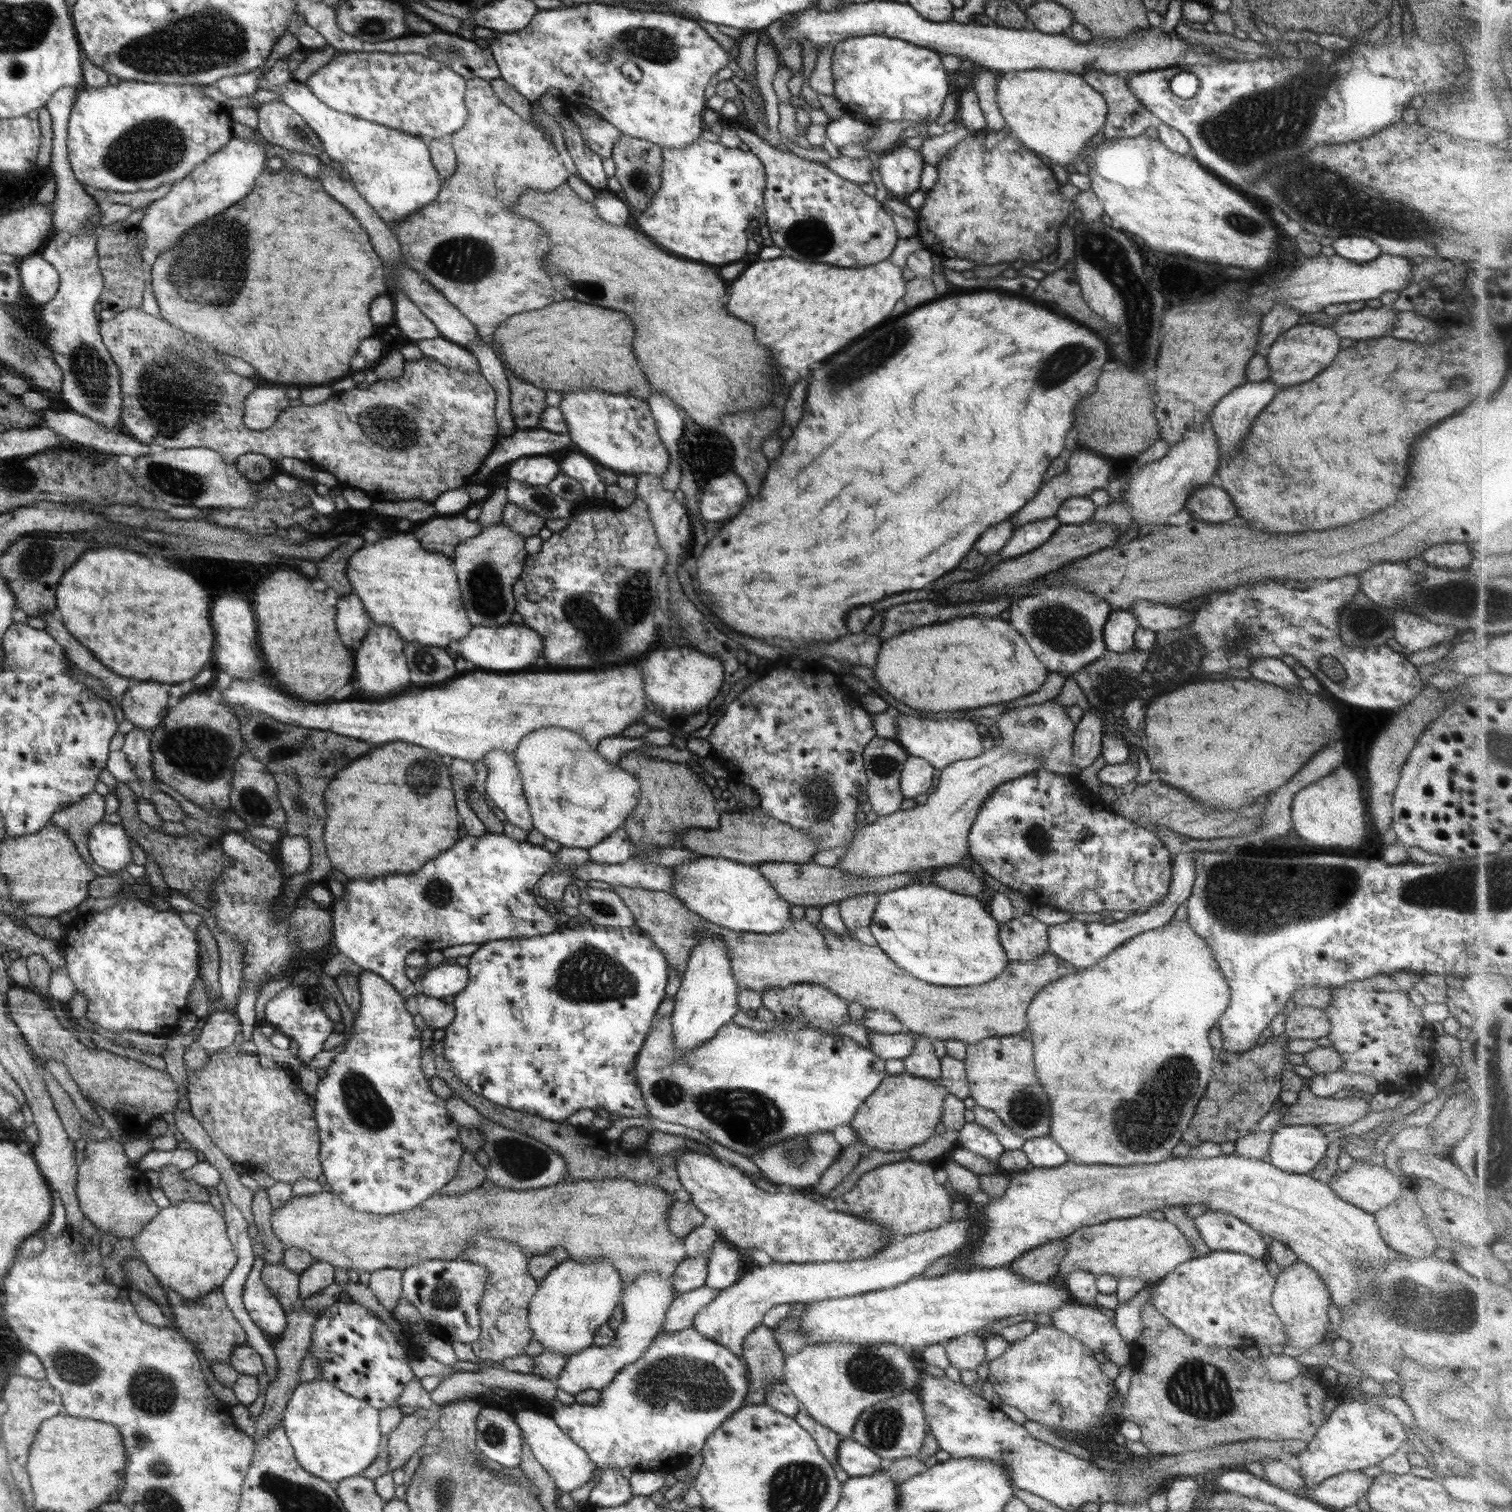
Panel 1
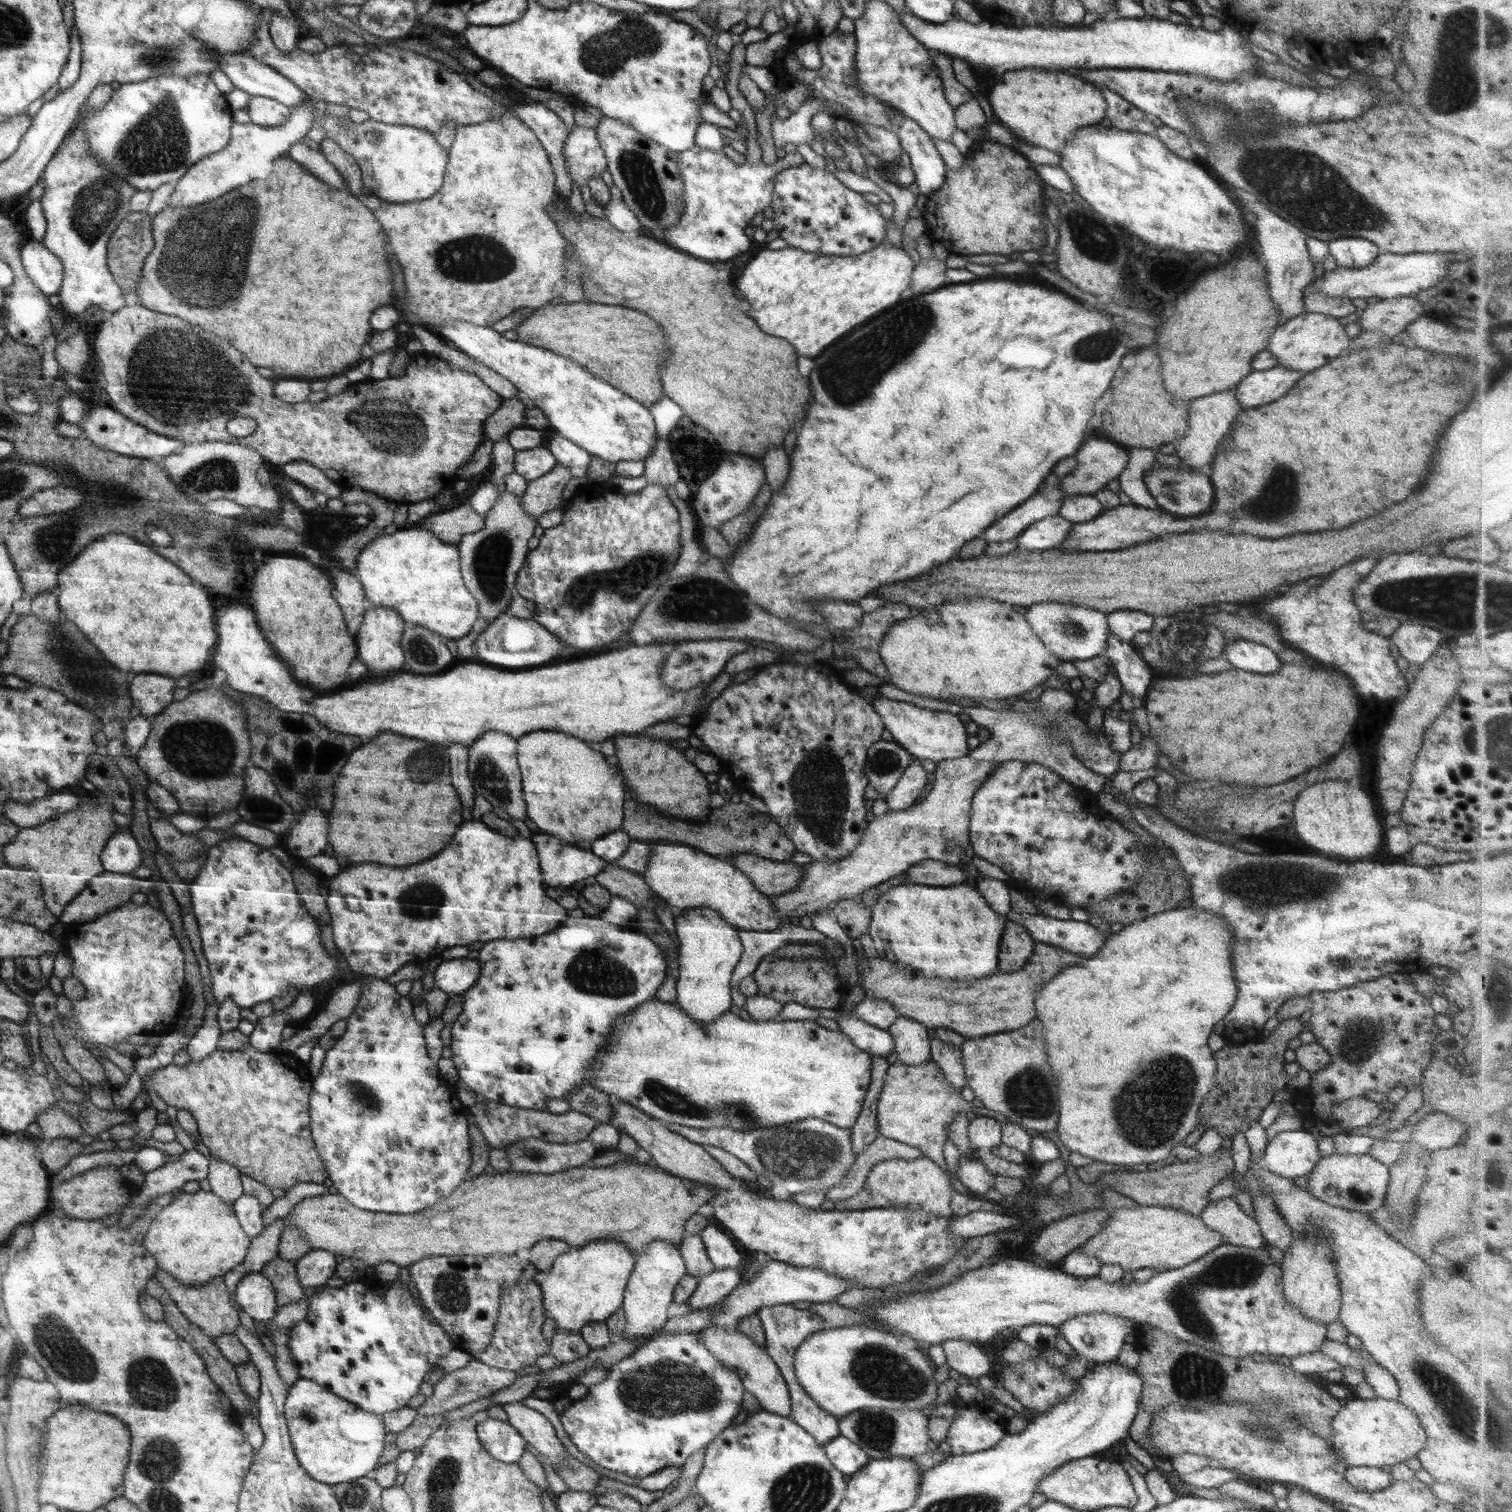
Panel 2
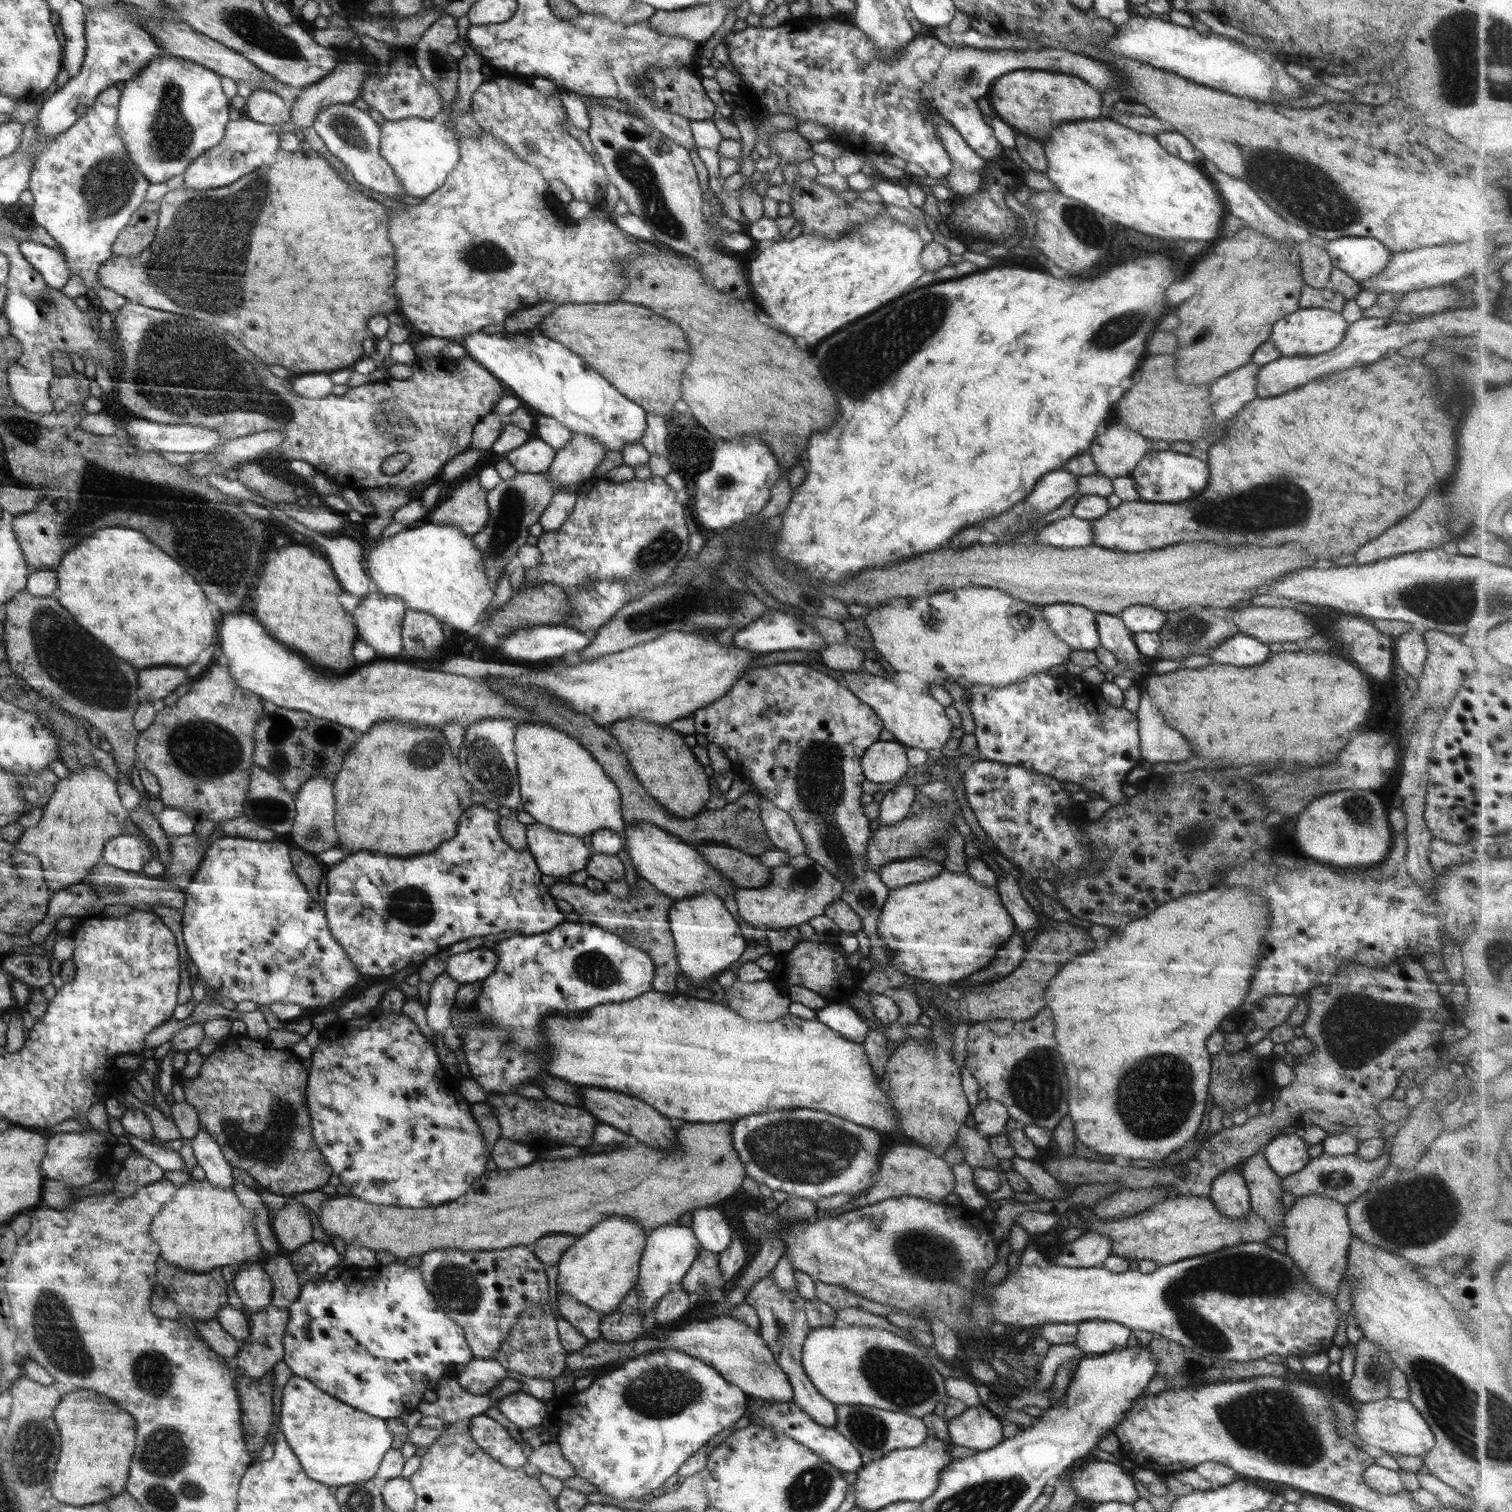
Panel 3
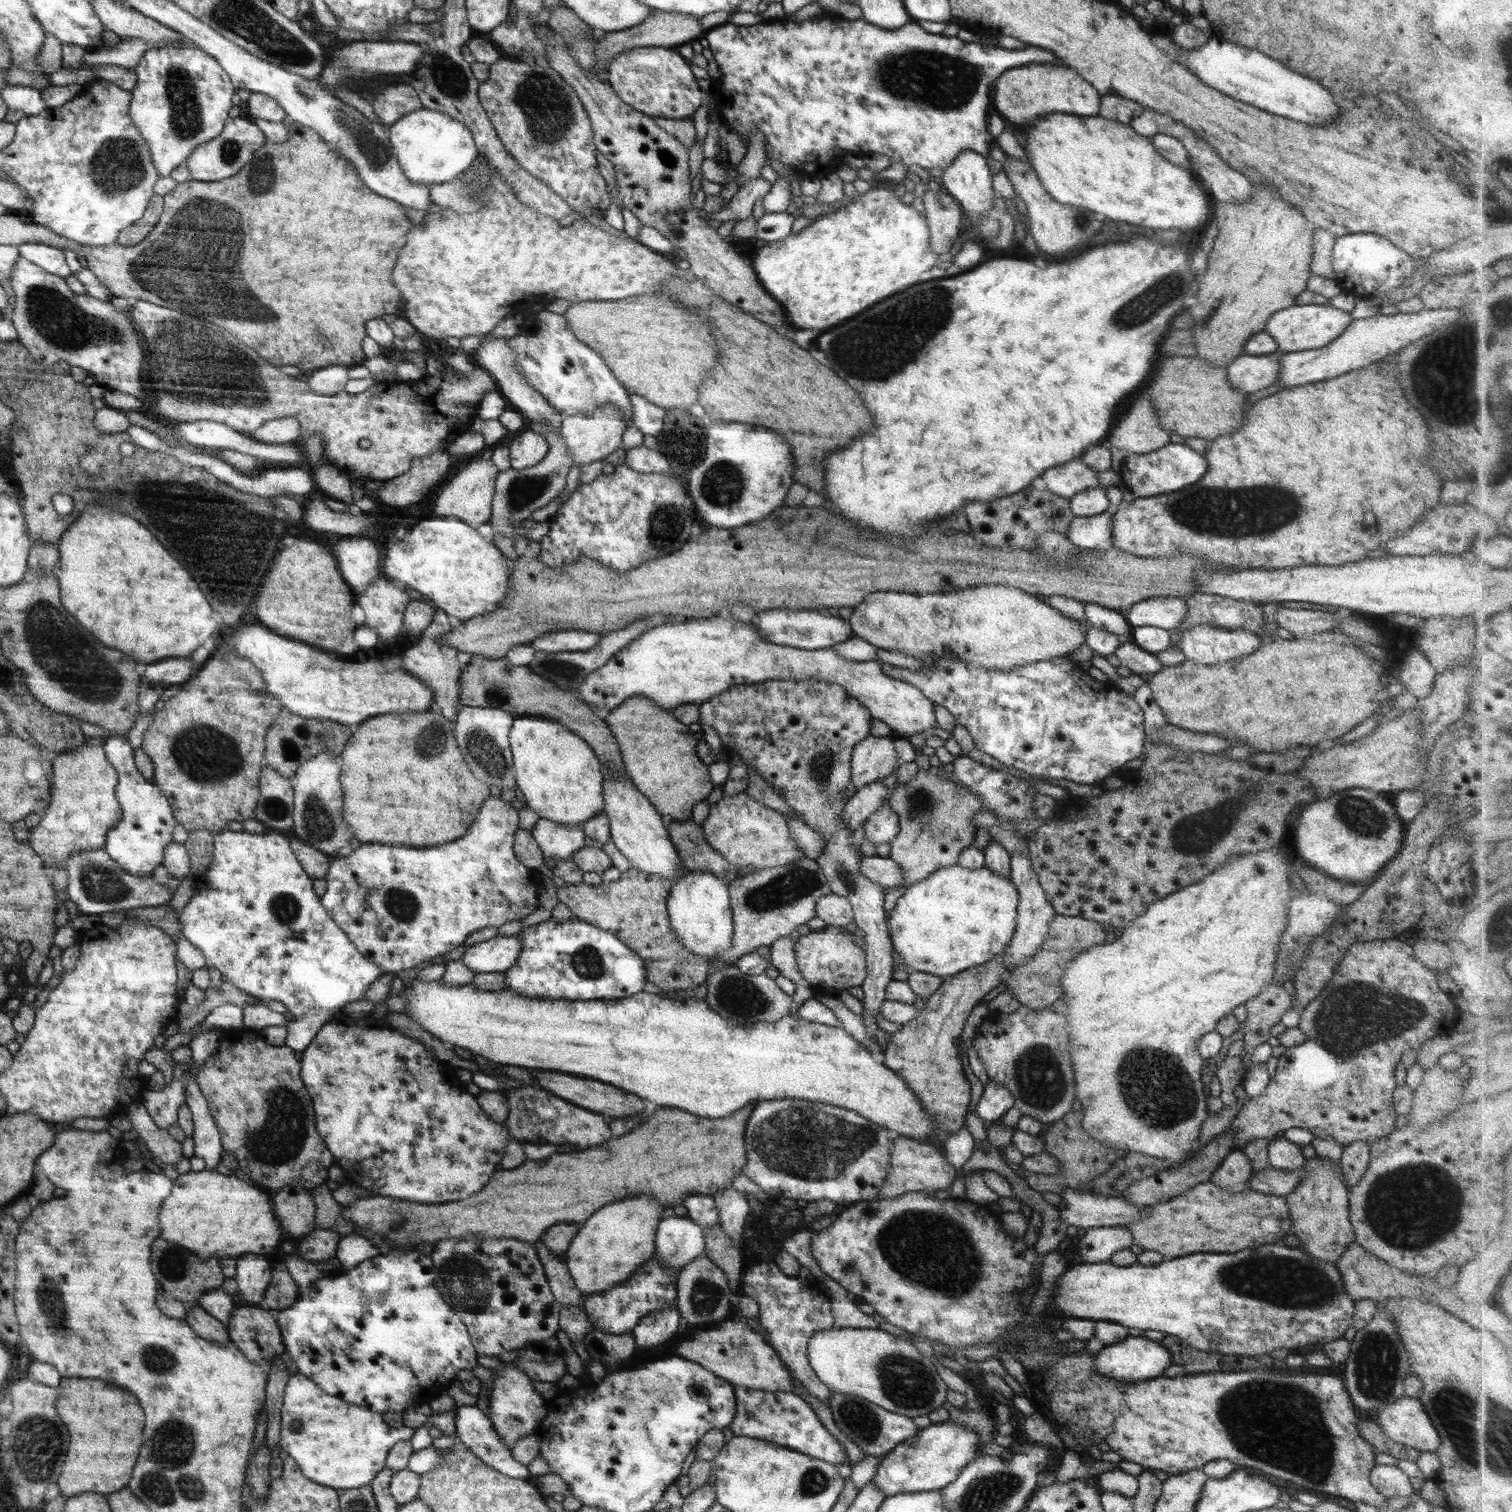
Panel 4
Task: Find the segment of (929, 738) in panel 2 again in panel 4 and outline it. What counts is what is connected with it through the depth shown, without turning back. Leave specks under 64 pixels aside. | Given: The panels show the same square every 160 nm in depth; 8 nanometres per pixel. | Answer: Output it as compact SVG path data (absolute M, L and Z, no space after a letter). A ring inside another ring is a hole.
M716 615L707 619L688 618L683 624L662 623L649 628L621 648L604 666L589 672L584 678L584 683L576 691L582 694L586 704L604 706L610 710L624 703L626 699L642 695L650 697L650 700L670 711L684 703L700 705L710 697L737 685L762 683L768 680L816 679L841 686L852 698L863 704L873 718L886 722L893 736L908 739L916 733L931 735L931 729L937 727L932 710L933 702L913 684L886 676L882 672L881 665L879 660L858 662L842 658L832 647L808 650L779 645L763 637L757 628L754 628L754 622L726 620Z

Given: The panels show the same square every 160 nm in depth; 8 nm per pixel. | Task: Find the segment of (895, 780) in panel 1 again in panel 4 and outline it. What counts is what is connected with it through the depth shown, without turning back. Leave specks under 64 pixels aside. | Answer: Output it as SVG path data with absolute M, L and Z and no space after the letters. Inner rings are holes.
M893 736L864 737L858 741L851 754L851 782L857 789L871 782L882 781L897 767L898 753Z

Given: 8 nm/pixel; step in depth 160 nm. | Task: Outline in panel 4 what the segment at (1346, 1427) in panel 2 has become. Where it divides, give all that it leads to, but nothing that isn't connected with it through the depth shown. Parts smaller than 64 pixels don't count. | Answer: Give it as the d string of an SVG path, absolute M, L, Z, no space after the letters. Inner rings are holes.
M1403 1397L1382 1407L1376 1414L1376 1424L1384 1436L1394 1443L1416 1450L1435 1452L1441 1444L1438 1430L1430 1415L1416 1398Z

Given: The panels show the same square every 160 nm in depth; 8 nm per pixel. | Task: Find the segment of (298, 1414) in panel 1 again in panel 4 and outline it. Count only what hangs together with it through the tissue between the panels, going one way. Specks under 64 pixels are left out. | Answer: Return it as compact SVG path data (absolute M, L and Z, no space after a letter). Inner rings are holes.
M299 1373L288 1379L283 1394L283 1404L282 1432L280 1432L282 1450L290 1454L294 1460L298 1460L298 1464L302 1464L302 1472L306 1472L310 1480L318 1480L318 1484L337 1490L366 1487L372 1483L377 1478L377 1474L387 1467L387 1459L393 1446L398 1442L410 1440L416 1432L416 1429L406 1426L401 1428L388 1426L382 1418L382 1413L349 1404L338 1396L331 1396L310 1377Z

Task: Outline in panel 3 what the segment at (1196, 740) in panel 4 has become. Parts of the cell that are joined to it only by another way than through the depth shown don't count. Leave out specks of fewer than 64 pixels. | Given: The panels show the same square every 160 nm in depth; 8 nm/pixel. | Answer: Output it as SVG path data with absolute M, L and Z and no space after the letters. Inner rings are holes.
M1146 691L1140 693L1137 717L1141 762L1182 762L1194 756L1192 744L1184 740L1184 736L1178 730L1166 726L1163 714Z

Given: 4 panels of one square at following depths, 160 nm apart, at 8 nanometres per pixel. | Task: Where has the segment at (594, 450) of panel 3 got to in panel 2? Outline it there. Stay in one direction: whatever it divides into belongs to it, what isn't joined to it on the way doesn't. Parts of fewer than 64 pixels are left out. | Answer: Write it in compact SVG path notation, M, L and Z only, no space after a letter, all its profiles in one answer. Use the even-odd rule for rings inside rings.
M558 464L550 474L527 482L525 493L521 497L521 504L525 511L529 515L539 517L545 512L556 509L564 500L564 487L574 478L570 468Z

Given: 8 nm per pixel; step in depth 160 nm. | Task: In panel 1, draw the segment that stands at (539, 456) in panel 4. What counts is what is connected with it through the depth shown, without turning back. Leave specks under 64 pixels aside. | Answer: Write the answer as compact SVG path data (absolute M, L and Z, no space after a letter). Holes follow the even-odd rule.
M553 456L518 458L508 466L508 478L534 487L547 486L557 478L561 471Z

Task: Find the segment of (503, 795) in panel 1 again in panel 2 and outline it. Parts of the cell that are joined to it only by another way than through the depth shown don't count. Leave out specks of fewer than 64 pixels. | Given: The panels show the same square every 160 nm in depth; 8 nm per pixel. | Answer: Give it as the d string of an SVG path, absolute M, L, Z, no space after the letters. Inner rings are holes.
M500 731L482 733L468 749L468 774L475 794L484 796L494 808L502 808L516 820L524 821L527 807L523 799L521 770L517 763L517 740Z

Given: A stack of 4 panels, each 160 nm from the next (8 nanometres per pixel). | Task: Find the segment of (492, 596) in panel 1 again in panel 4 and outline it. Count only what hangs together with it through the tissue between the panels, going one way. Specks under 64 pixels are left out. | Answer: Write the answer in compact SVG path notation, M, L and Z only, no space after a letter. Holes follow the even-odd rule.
M528 420L527 422L527 429L536 432L549 442L549 454L540 464L536 464L531 469L516 470L510 468L510 470L500 473L496 481L496 494L493 496L492 518L488 522L488 526L492 526L492 529L484 529L491 541L496 535L514 539L513 530L518 523L521 523L521 520L526 520L528 516L532 517L532 512L536 508L544 508L550 500L554 500L564 490L564 486L568 486L566 478L569 478L568 472L572 468L573 456L569 448L566 448L560 432L550 432L546 426L540 426L540 423Z

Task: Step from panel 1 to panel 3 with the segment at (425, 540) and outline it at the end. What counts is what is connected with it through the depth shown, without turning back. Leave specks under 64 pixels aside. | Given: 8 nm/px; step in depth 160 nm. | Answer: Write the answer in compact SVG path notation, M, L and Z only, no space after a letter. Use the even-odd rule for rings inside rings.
M468 477L466 478L466 482L460 482L460 484L455 486L454 490L452 490L451 496L448 494L444 500L439 501L432 508L432 512L434 512L434 516L430 514L430 520L427 518L426 521L439 525L454 525L455 527L460 527L464 532L466 532L466 536L472 537L474 534L482 532L489 522L491 512L488 505L488 493L480 485L478 477Z

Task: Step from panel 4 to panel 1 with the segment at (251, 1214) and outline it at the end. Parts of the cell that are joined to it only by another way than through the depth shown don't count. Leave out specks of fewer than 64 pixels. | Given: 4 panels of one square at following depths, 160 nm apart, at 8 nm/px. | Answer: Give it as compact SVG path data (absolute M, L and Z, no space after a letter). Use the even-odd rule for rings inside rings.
M185 1200L161 1210L140 1235L132 1237L141 1258L165 1288L180 1293L186 1300L196 1300L218 1290L233 1272L239 1260L233 1241L226 1234L226 1224L212 1203Z

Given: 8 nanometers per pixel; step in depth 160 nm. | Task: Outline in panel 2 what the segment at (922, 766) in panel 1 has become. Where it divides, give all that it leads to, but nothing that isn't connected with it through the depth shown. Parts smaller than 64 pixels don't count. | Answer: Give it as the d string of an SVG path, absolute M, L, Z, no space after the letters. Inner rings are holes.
M913 756L908 768L902 773L896 786L885 796L890 811L906 810L914 805L928 783L928 774L918 759Z

